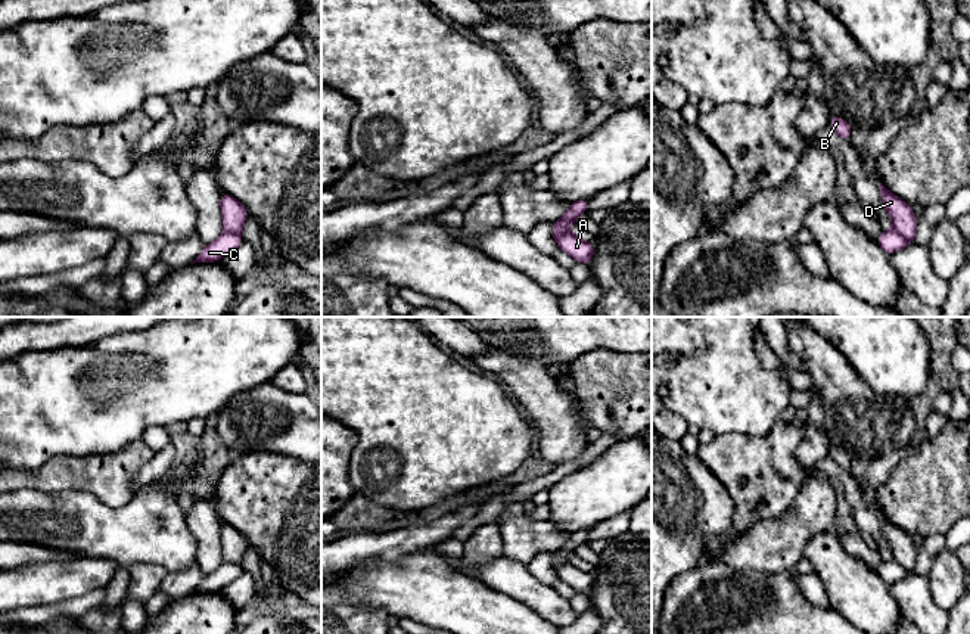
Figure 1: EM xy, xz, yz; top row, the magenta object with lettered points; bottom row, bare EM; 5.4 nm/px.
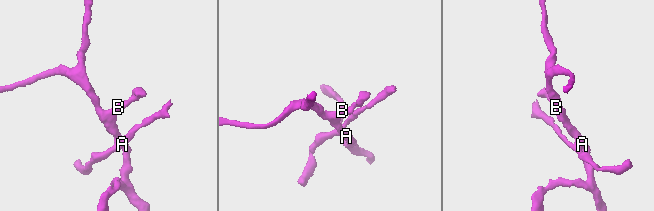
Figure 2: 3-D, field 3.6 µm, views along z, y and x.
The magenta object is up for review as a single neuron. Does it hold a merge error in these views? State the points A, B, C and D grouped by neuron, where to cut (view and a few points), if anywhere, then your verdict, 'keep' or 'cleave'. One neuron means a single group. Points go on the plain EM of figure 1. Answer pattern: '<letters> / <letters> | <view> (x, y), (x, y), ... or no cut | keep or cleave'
A B D / C | xy (224, 561), (235, 562), (239, 566) | cleave

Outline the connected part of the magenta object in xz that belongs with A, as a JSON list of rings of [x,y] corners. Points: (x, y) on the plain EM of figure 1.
[[[571,563],[556,569],[559,579],[573,587],[578,593],[590,596],[594,587],[594,574],[575,568]]]

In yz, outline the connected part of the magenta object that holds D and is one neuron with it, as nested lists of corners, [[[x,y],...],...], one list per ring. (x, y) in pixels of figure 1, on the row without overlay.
[[[880,512],[882,534],[890,546],[893,560],[898,562],[908,574],[913,574],[917,563],[917,548],[913,538],[892,525]]]

